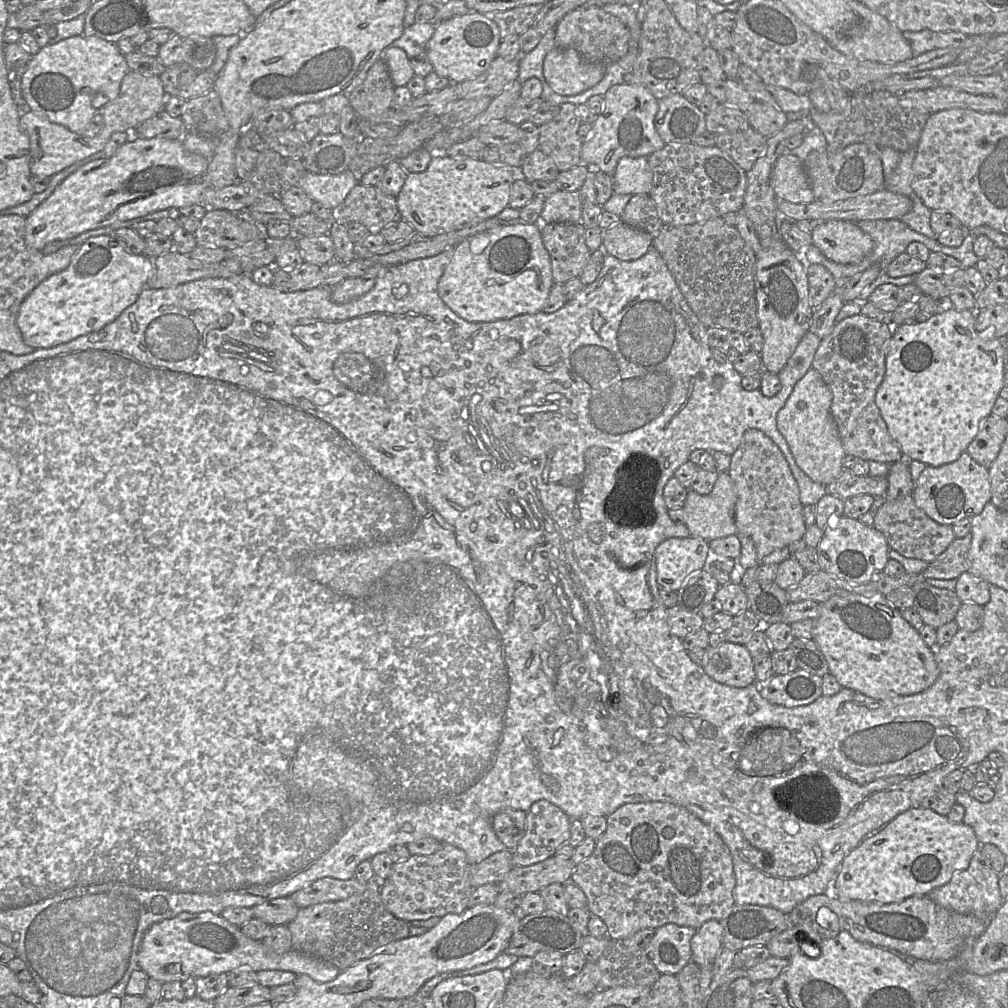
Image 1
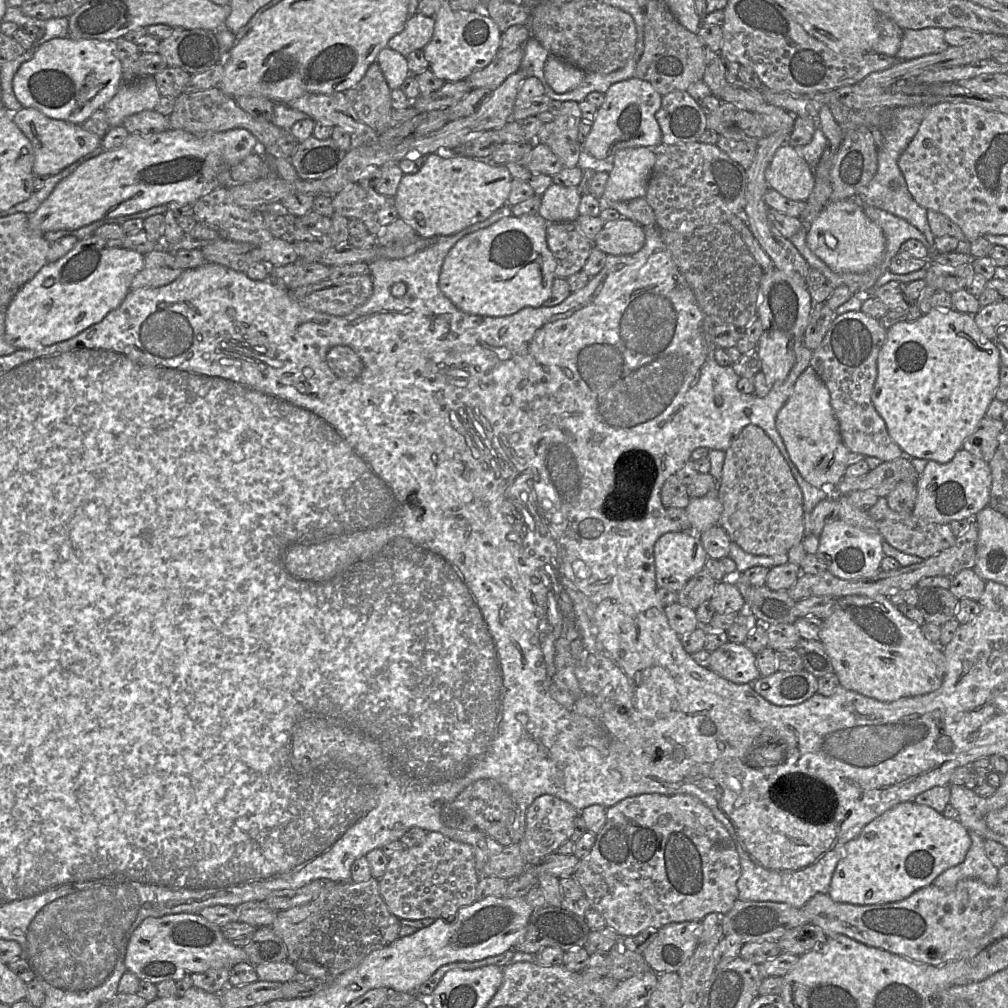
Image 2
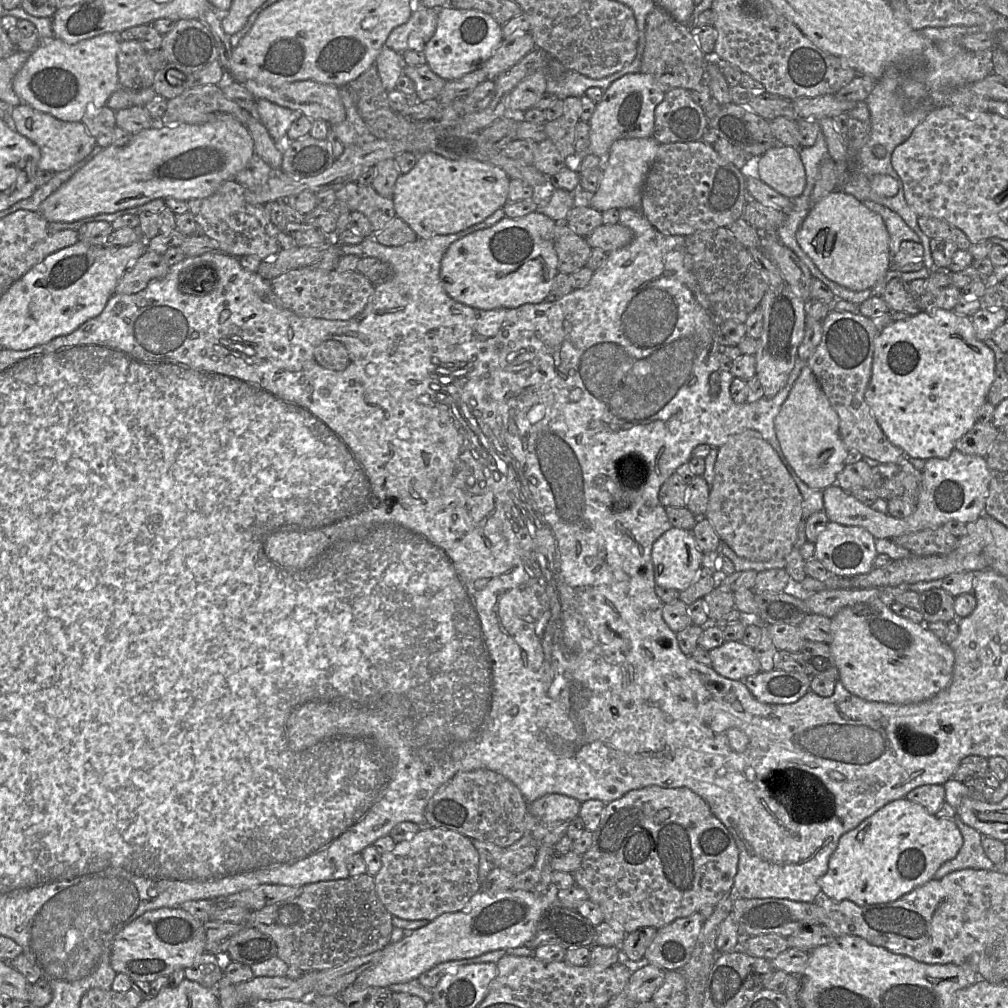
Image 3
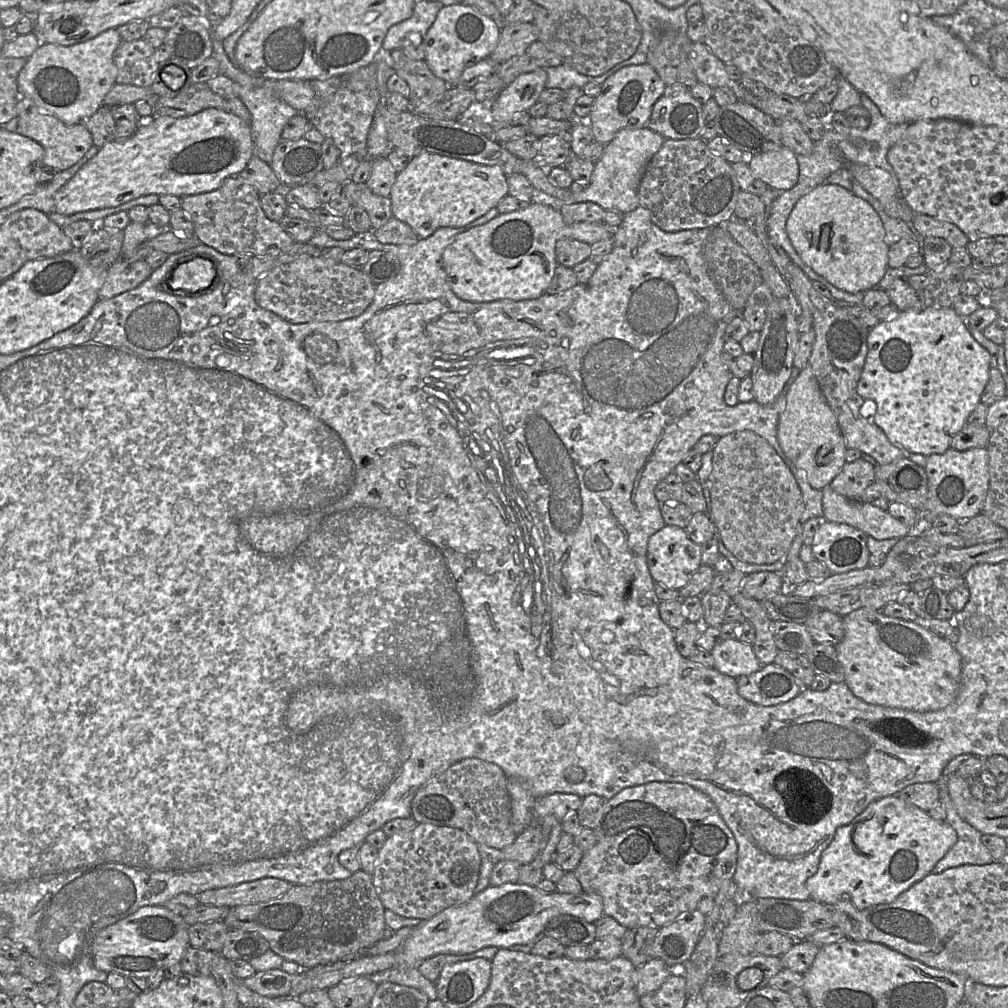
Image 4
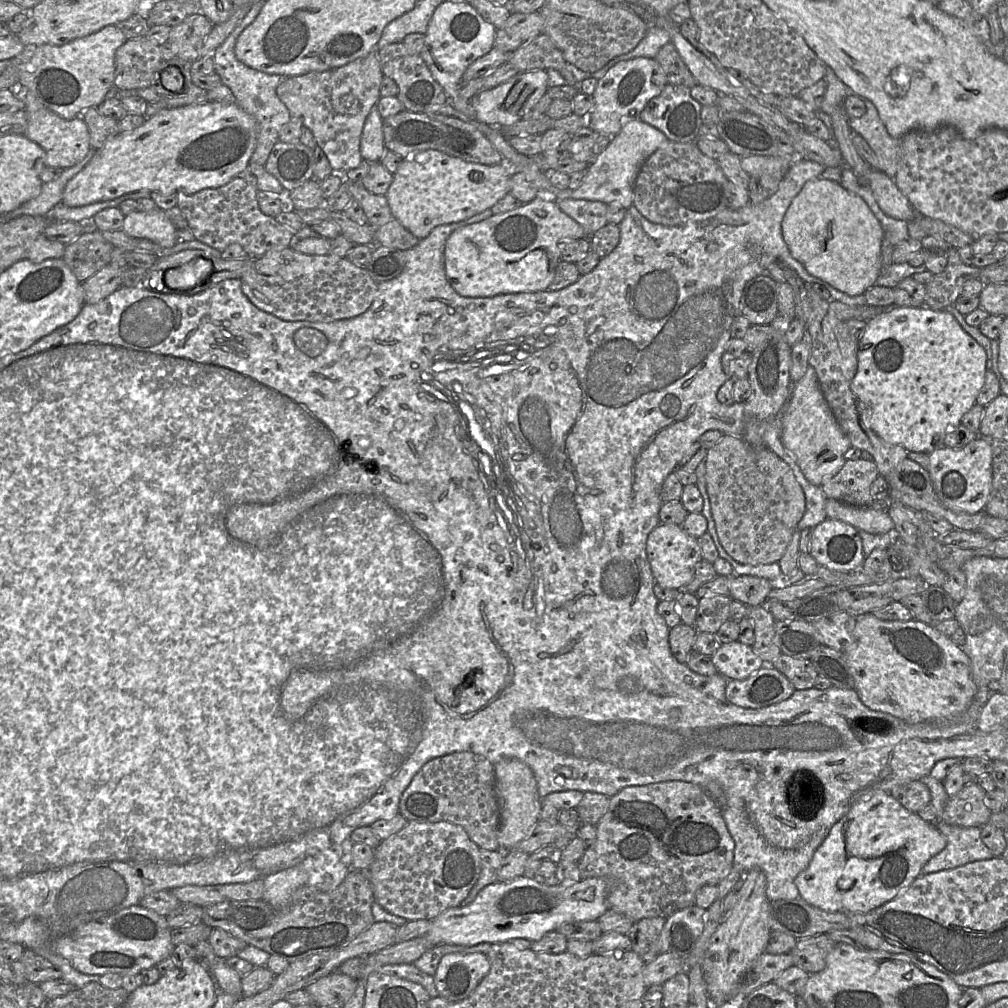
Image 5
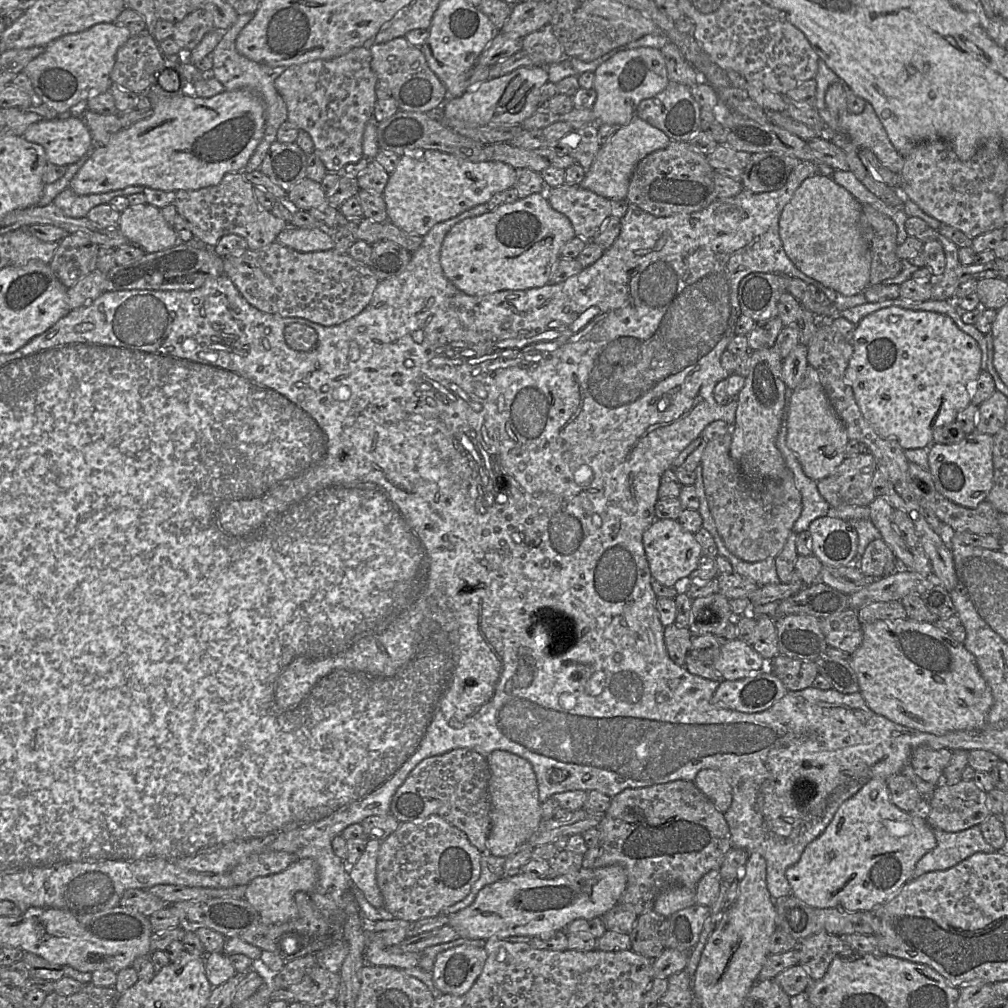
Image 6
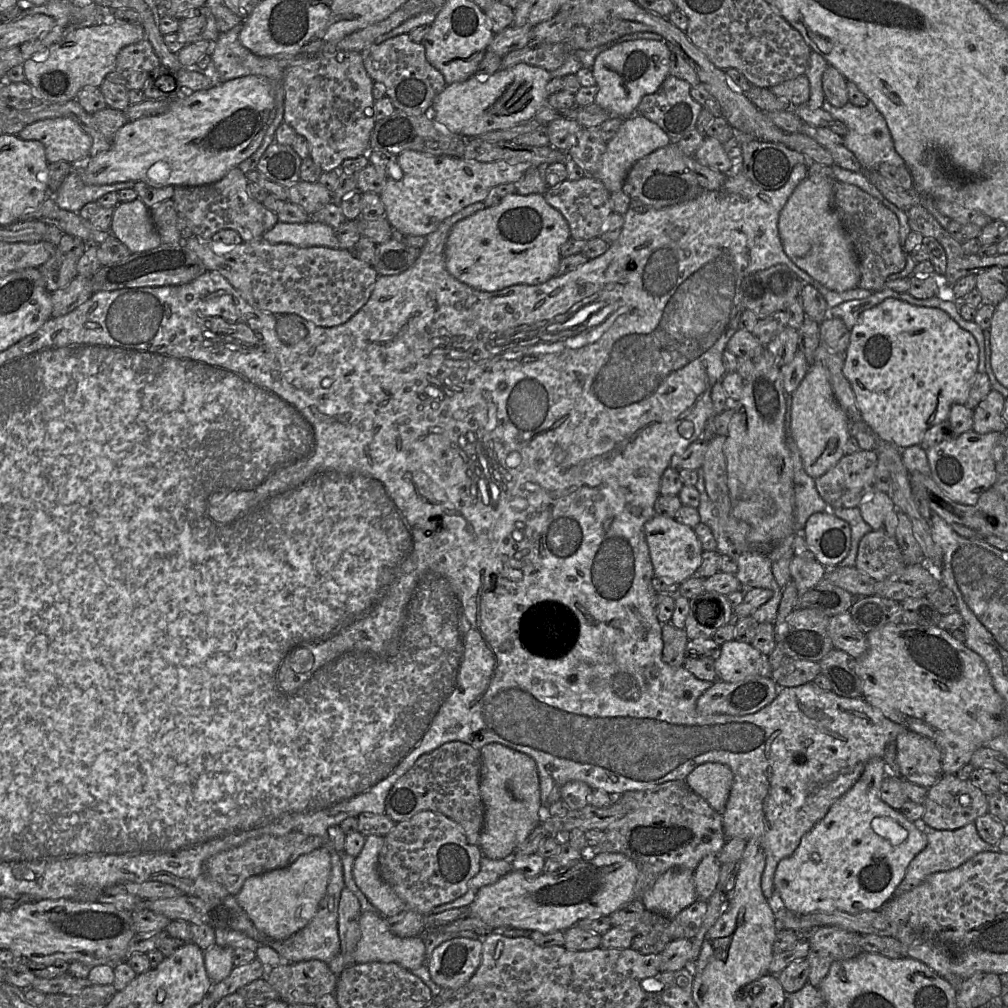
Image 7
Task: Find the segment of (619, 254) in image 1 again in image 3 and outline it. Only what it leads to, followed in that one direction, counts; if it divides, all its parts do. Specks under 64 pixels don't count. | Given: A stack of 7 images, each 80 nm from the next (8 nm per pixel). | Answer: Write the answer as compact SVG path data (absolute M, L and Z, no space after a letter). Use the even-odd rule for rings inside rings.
M620 223L602 224L585 239L591 248L600 248L610 253L630 245L634 239L634 233Z

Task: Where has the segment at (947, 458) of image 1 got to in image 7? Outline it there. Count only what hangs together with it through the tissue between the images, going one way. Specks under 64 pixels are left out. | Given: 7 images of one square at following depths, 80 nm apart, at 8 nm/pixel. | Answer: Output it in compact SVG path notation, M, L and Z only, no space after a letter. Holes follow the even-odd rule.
M887 298L862 312L851 329L849 345L844 353L843 374L851 384L862 420L882 440L904 449L919 445L931 426L947 420L952 405L965 405L978 373L978 354L974 336L962 329L945 311Z

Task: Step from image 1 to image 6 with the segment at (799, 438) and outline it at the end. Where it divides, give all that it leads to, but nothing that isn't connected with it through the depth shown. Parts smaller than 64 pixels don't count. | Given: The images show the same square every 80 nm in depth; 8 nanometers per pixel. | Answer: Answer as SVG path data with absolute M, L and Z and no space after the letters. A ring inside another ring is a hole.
M808 365L803 380L792 393L787 420L788 448L797 457L805 475L817 482L832 474L843 462L849 440L844 423L826 396L818 372Z

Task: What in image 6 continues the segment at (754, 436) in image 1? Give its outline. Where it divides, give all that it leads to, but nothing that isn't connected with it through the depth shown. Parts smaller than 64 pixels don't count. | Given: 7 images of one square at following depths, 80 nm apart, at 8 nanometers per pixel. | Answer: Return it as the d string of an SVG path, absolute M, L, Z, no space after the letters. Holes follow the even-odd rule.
M727 433L707 442L701 465L710 513L726 548L739 559L758 562L775 558L783 549L802 512L802 497L787 468L783 478L748 481L730 455L732 436Z

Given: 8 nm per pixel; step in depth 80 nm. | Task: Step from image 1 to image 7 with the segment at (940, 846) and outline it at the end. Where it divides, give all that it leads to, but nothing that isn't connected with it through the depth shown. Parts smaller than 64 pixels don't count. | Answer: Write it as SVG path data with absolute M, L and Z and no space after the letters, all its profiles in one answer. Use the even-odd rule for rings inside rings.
M882 758L870 759L866 763L863 773L856 783L831 805L827 814L816 823L811 830L802 836L794 853L778 863L774 874L774 889L775 893L780 897L784 908L801 914L813 912L846 912L849 914L857 914L863 911L879 910L894 896L894 892L902 881L908 865L911 860L925 848L927 839L920 829L919 823L909 821L899 810L888 806L881 800L880 788L885 777L886 764L884 760Z

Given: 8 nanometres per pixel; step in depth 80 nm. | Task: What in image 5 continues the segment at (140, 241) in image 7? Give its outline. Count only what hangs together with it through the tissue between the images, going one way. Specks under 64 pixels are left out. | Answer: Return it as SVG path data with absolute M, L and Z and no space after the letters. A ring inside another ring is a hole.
M162 209L125 215L121 230L128 236L155 242L163 249L178 242L176 230Z

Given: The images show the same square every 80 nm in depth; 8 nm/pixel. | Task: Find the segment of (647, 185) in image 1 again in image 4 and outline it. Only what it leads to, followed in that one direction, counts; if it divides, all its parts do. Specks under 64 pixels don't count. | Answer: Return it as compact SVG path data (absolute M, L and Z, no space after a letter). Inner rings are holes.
M622 129L604 148L602 157L595 163L591 181L580 193L562 189L552 184L547 176L547 169L538 161L522 161L520 174L524 175L539 191L551 195L559 204L594 202L605 211L617 209L623 213L635 210L639 206L638 188L647 164L661 148L665 138L653 130Z

